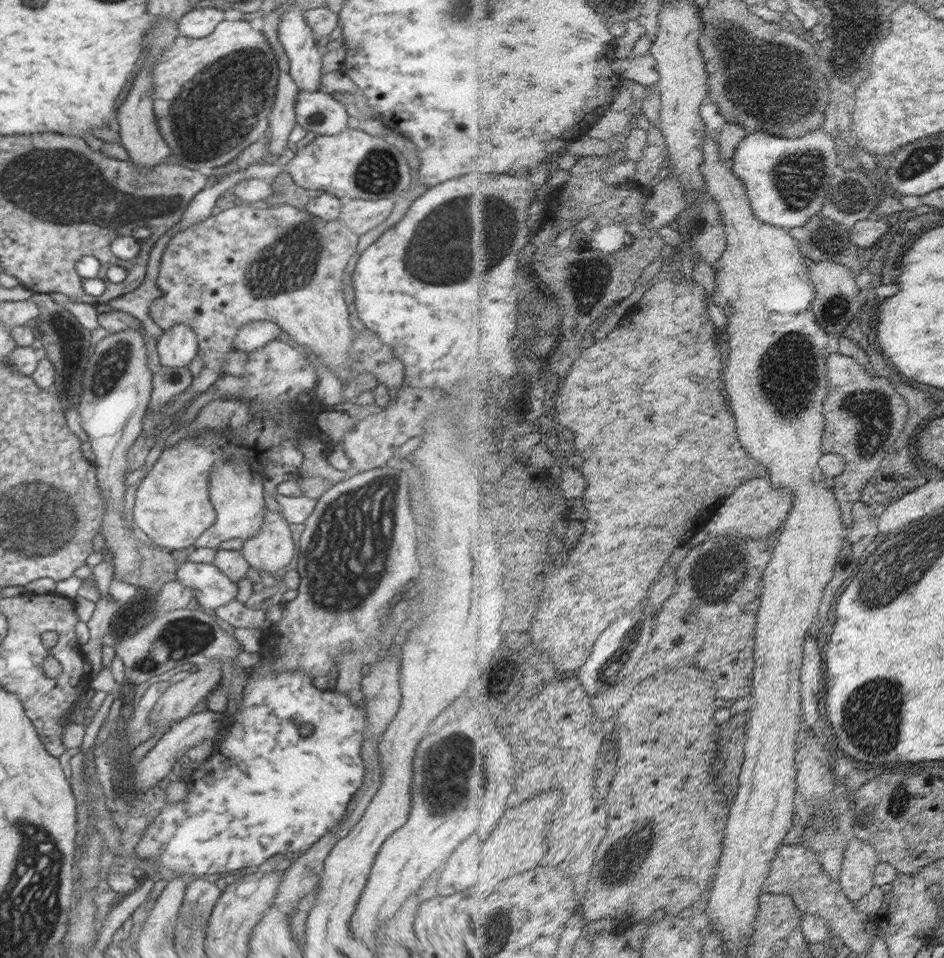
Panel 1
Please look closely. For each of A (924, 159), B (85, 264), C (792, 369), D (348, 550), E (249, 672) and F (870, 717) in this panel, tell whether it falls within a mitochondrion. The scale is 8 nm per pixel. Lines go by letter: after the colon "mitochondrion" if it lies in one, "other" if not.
A: mitochondrion
B: other
C: mitochondrion
D: mitochondrion
E: other
F: mitochondrion

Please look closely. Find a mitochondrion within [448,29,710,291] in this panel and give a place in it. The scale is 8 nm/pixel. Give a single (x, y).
(479, 250)

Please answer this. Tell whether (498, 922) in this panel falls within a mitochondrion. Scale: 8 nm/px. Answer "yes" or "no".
yes

